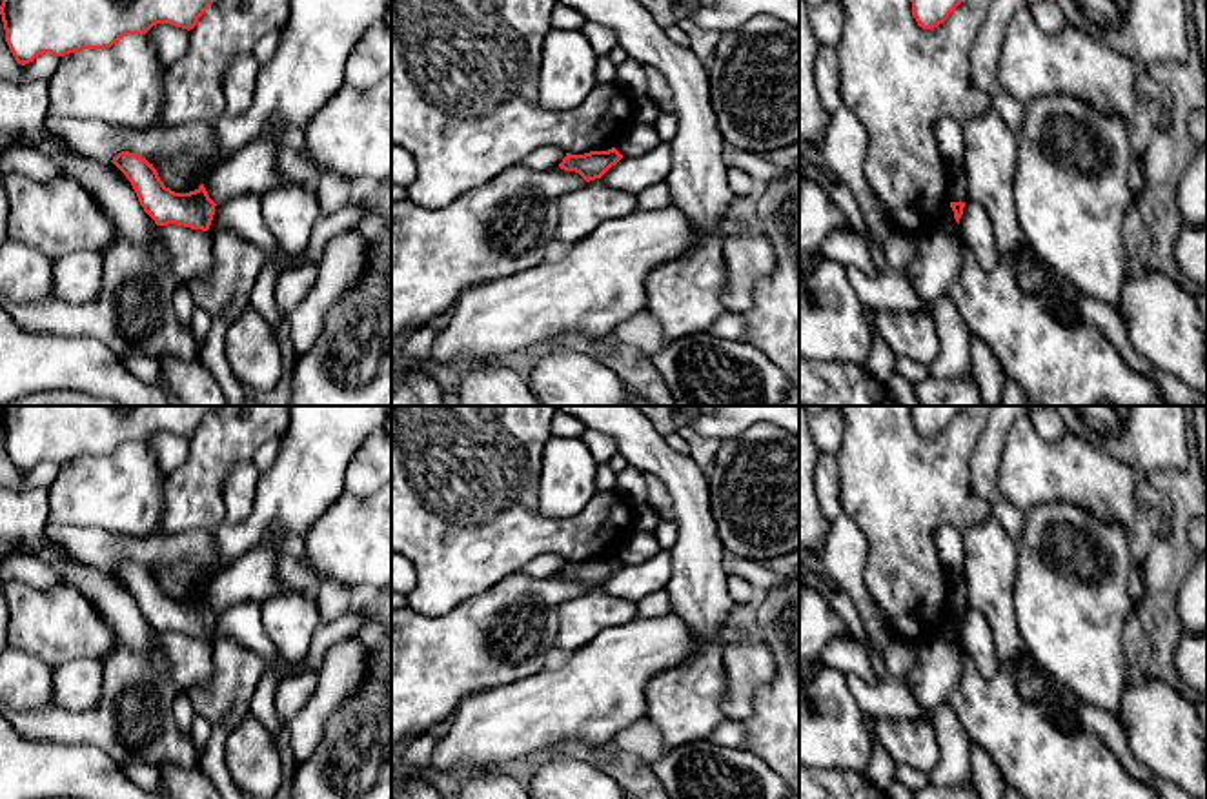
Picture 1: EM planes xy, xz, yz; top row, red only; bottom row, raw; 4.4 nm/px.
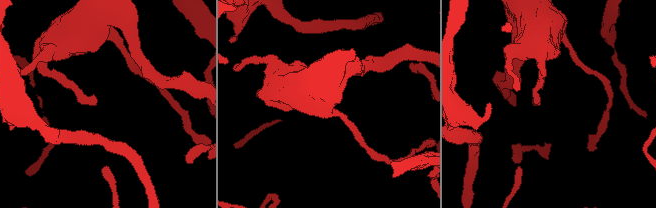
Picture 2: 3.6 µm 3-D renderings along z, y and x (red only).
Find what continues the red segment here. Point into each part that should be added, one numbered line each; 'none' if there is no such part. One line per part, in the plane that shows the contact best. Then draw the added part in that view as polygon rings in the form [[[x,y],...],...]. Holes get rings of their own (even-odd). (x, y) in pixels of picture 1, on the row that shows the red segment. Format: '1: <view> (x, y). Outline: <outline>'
none

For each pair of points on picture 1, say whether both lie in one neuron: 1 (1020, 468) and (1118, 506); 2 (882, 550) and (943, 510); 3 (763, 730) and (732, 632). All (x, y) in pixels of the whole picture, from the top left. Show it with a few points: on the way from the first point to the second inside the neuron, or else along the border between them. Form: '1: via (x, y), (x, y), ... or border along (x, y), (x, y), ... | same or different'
1: via (1044, 470), (1071, 470), (1095, 483) | same
2: via (896, 536), (922, 510), (929, 510) | same
3: border along (750, 630), (758, 639) | different

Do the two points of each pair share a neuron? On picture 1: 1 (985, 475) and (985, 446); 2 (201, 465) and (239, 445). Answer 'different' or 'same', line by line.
1: same
2: same

